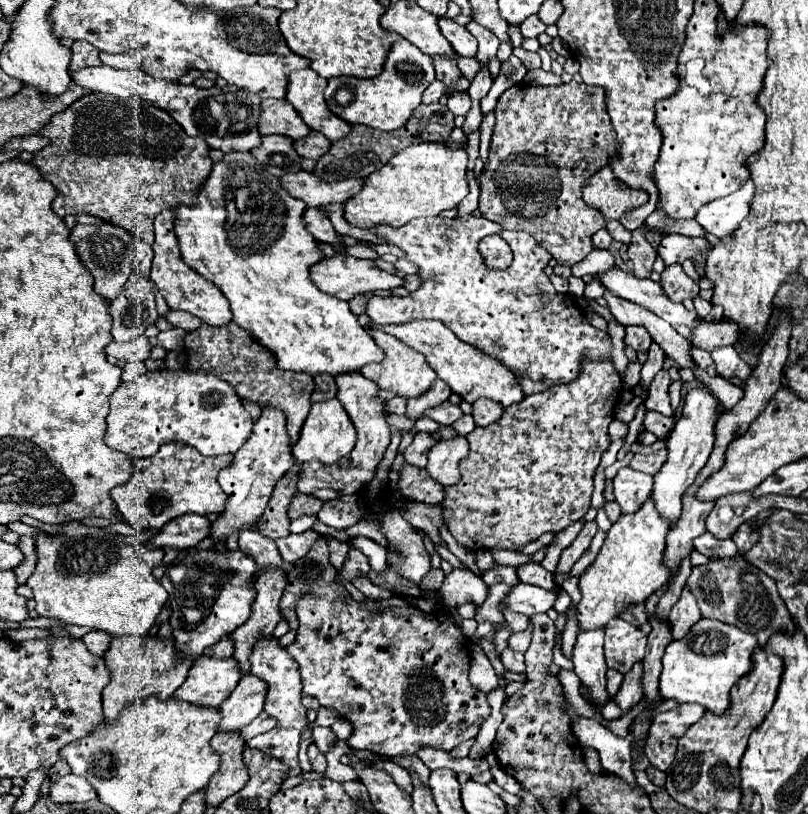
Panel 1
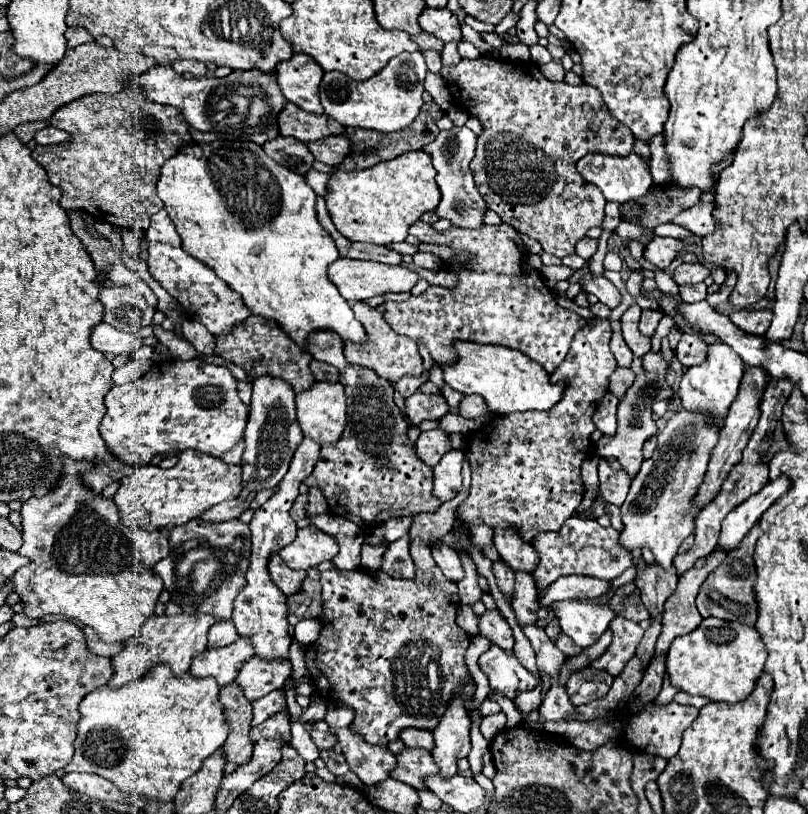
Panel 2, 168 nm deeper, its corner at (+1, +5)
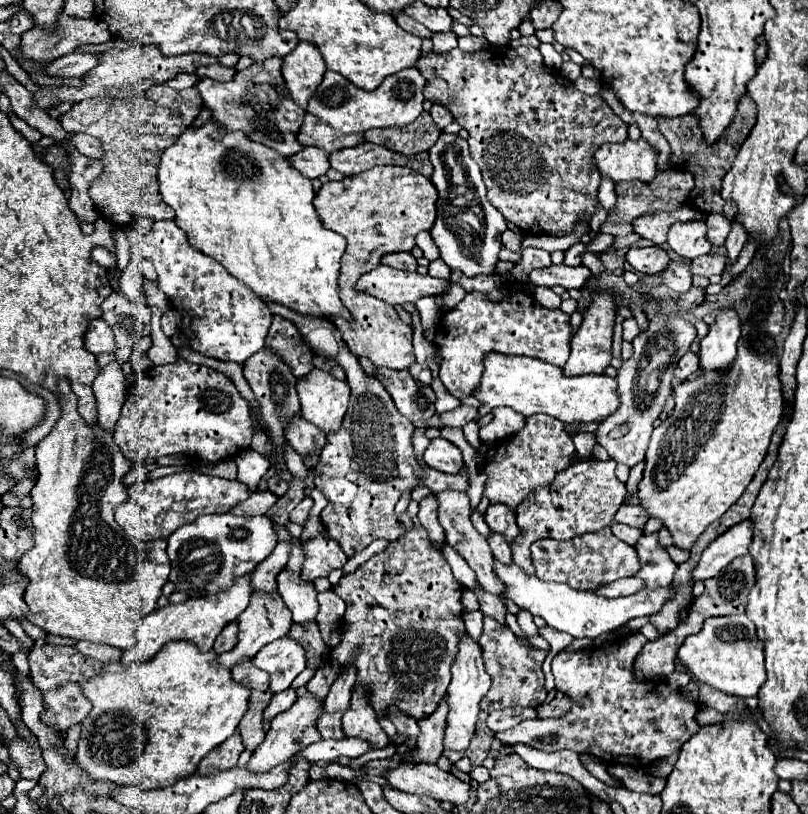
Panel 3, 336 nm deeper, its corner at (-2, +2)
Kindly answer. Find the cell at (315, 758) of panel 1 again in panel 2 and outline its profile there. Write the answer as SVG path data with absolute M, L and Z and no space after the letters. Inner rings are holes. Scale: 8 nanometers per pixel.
M313 730L313 732L311 732L311 738L313 738L313 742L317 744L317 748L325 748L325 750L329 750L329 748L333 748L333 746L337 744L337 736L331 734L331 732Z

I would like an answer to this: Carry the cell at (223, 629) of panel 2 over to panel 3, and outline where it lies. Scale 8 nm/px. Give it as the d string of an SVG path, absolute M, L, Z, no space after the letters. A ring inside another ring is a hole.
M232 621L232 623L228 623L228 625L222 629L222 633L216 637L216 641L214 641L214 651L216 651L216 653L230 651L230 649L234 647L234 643L236 643L236 637L238 637L238 623Z

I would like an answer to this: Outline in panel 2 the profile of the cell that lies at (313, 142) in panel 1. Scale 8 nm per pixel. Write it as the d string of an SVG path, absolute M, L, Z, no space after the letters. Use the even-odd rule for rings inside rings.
M327 136L319 142L309 142L307 148L313 152L315 160L325 162L329 166L339 166L351 150L351 142L345 136Z

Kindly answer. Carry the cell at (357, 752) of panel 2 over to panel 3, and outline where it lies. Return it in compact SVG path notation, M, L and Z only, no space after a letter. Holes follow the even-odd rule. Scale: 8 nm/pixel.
M352 691L352 707L342 717L342 731L346 737L358 737L370 743L372 749L384 749L388 745L388 735L382 731L374 709L368 705L366 691Z

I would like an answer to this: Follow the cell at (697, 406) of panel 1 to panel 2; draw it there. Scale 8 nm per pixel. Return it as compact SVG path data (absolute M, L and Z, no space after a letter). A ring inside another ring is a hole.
M721 340L713 342L713 344L709 344L707 360L699 366L691 366L683 374L681 386L679 386L681 404L687 410L699 410L717 422L725 422L727 410L729 410L731 402L737 398L741 378L743 378L743 360Z

